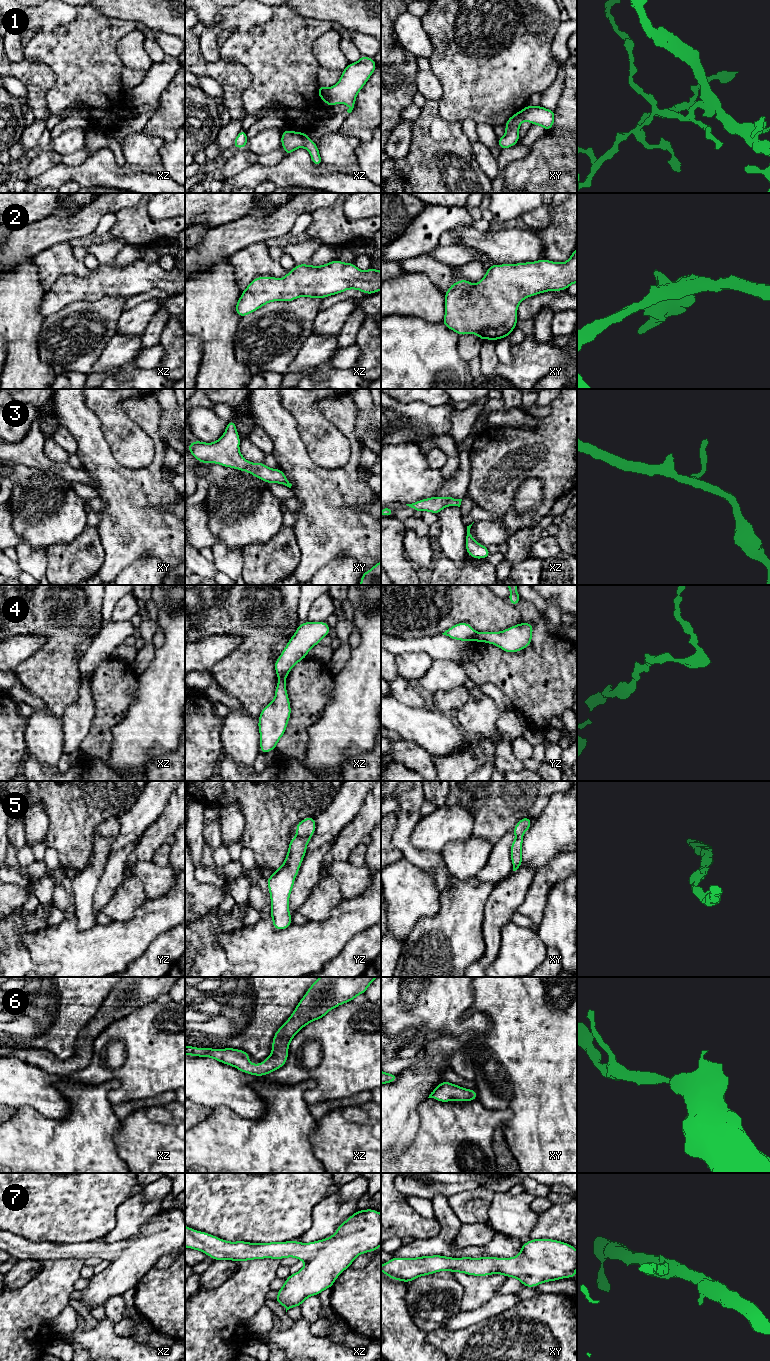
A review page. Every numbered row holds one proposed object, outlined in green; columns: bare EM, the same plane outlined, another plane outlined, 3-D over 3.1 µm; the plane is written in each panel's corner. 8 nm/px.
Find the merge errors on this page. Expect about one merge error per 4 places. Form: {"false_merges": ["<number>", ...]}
{"false_merges": ["1", "4"]}

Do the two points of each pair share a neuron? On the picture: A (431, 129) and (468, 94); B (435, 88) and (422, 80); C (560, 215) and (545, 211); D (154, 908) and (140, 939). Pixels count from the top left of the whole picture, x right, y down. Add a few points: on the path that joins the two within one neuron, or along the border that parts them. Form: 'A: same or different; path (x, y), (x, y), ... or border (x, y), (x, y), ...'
A: different; border (437, 102), (439, 114), (444, 119), (460, 122)
B: same; path (432, 88), (425, 82)
C: different; border (564, 203), (536, 230)
D: same; path (154, 916), (154, 925), (148, 931)

